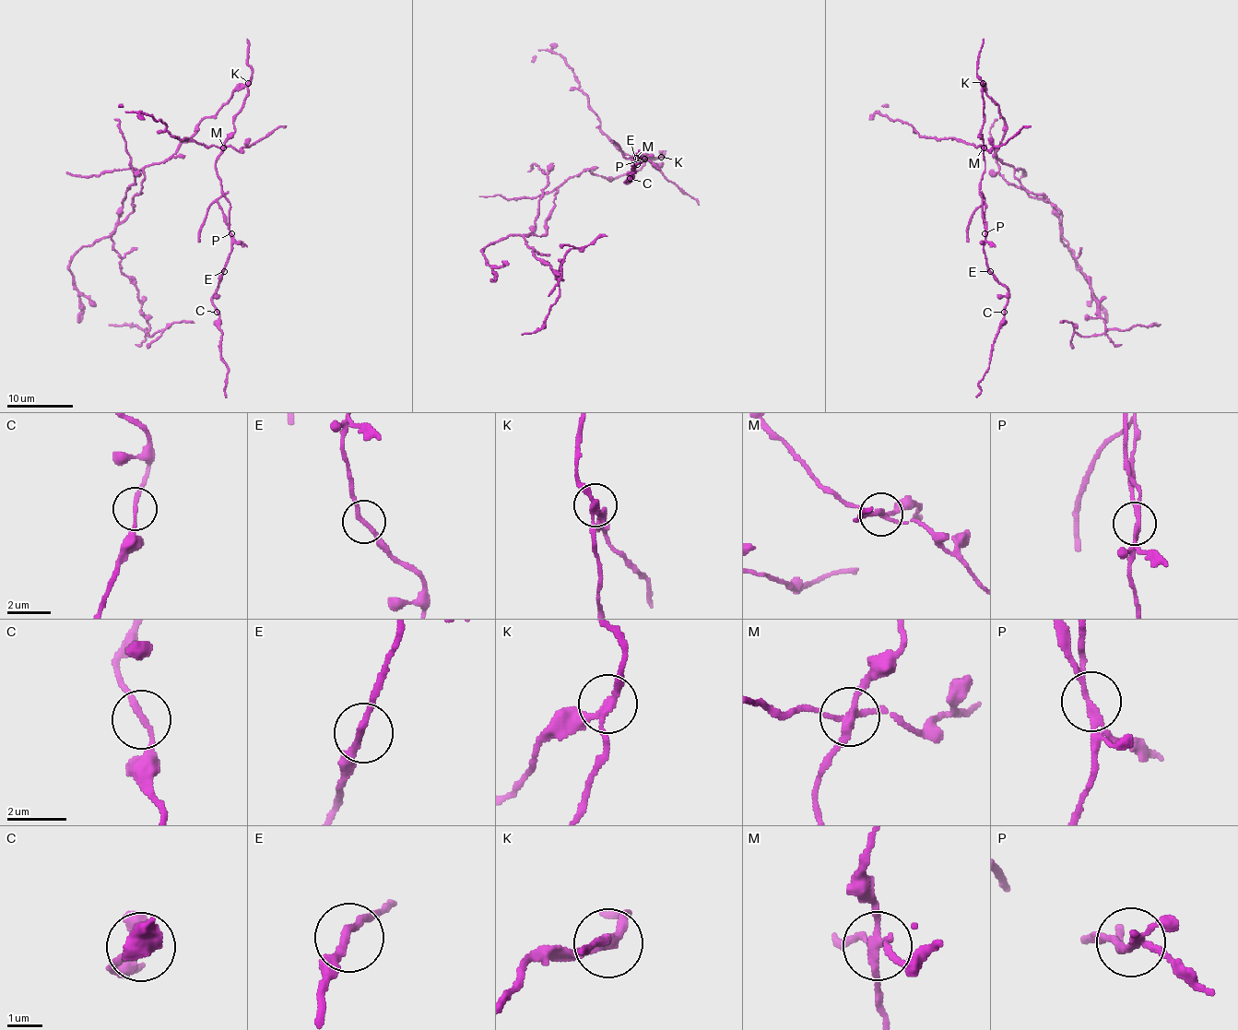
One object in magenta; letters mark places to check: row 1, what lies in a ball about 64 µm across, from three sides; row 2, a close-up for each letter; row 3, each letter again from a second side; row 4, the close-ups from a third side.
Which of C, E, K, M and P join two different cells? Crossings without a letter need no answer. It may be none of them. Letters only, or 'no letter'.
K, M, P

